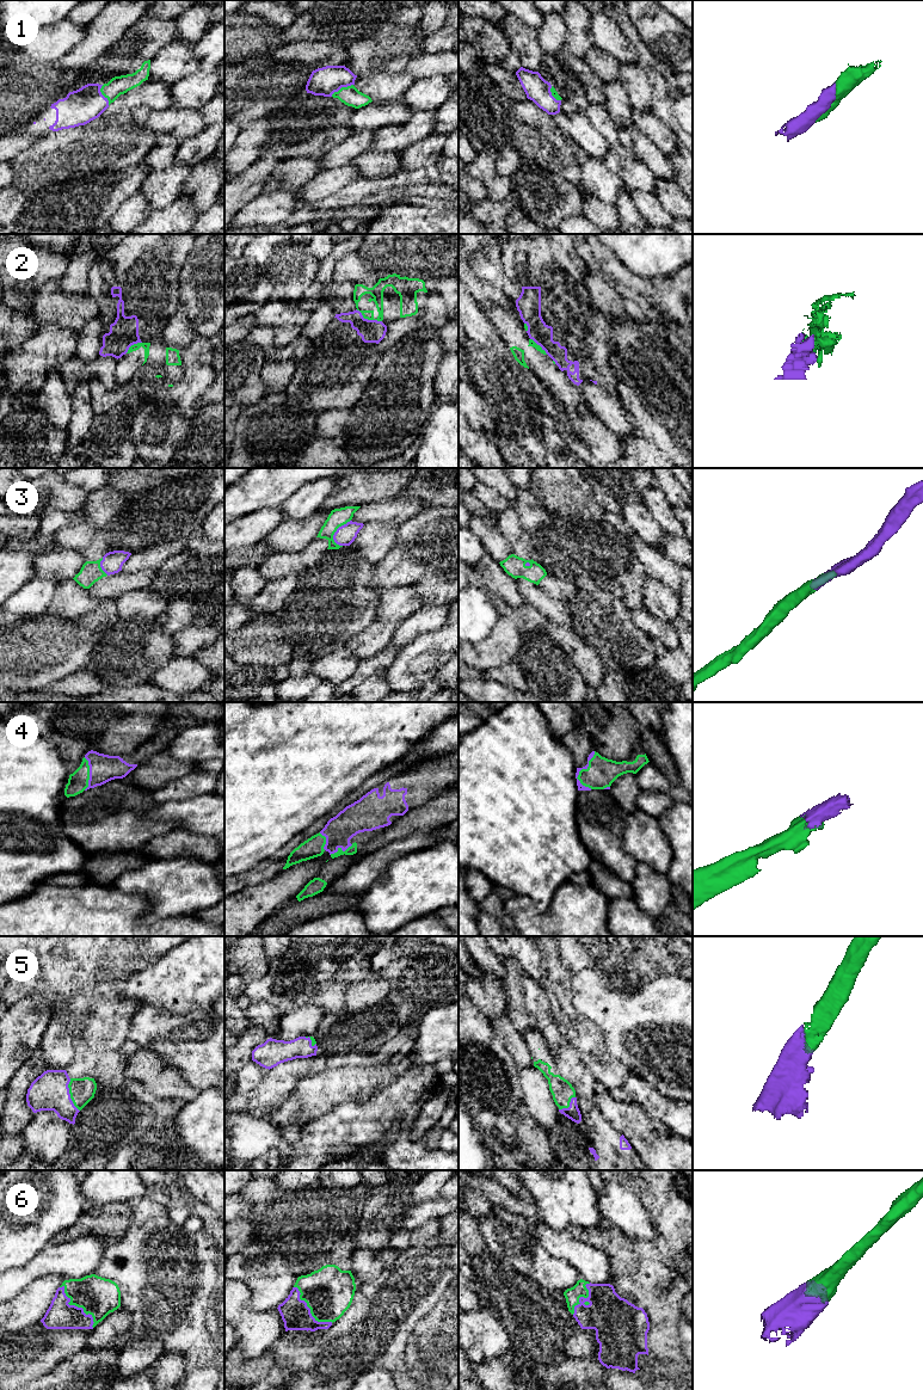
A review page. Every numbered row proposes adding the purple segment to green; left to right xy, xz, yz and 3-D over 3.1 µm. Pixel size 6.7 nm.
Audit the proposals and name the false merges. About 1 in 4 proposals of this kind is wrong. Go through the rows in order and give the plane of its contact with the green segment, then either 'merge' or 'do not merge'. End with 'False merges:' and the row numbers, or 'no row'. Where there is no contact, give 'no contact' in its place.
1: meets green in xz; merge
2: meets green in xz; merge
3: meets green in xz; merge
4: meets green in yz; merge
5: meets green in xy; merge
6: meets green in xy; merge
False merges: no row

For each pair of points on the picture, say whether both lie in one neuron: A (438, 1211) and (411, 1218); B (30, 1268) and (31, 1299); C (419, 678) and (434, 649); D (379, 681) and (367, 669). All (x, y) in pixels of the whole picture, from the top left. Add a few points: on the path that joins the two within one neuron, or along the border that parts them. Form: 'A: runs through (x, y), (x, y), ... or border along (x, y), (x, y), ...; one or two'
A: runs through (431, 1211), (425, 1211), (418, 1216); one
B: border along (57, 1275), (42, 1275), (23, 1287), (12, 1298); two
C: runs through (419, 671), (419, 663), (426, 656); one
D: border along (385, 669), (367, 677), (352, 689); two

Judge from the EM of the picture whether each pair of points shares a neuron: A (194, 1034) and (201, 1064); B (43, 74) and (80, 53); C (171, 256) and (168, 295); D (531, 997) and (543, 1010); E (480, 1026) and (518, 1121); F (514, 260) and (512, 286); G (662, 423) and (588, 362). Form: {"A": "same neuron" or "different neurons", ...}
{"A": "same neuron", "B": "different neurons", "C": "same neuron", "D": "same neuron", "E": "different neurons", "F": "same neuron", "G": "different neurons"}

